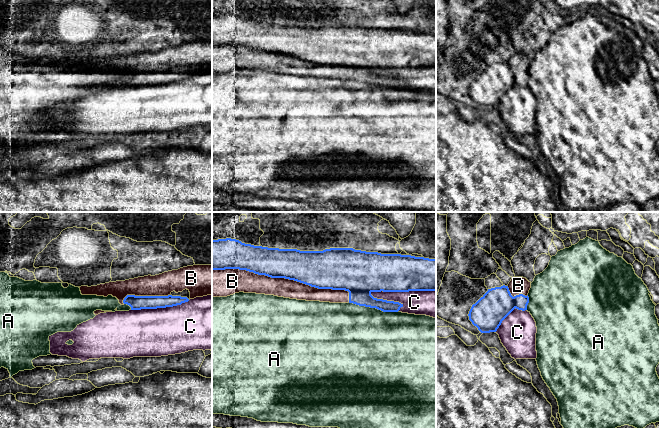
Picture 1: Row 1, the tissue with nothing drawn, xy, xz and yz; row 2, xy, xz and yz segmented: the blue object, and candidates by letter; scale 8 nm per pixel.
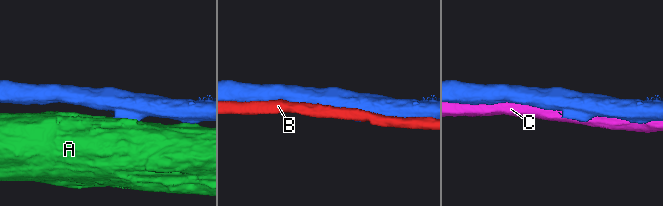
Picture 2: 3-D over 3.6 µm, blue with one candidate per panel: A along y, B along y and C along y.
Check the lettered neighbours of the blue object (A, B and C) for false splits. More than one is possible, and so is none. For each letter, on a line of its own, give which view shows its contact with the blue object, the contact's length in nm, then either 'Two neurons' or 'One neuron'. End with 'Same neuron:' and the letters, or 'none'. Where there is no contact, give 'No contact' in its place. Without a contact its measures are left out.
A: Touches blue in xz. Shared border 400 nm. Two neurons
B: Touches blue in xz. Shared border 1150 nm. Two neurons
C: Touches blue in xz. Shared border 550 nm. Two neurons
Same neuron: none

